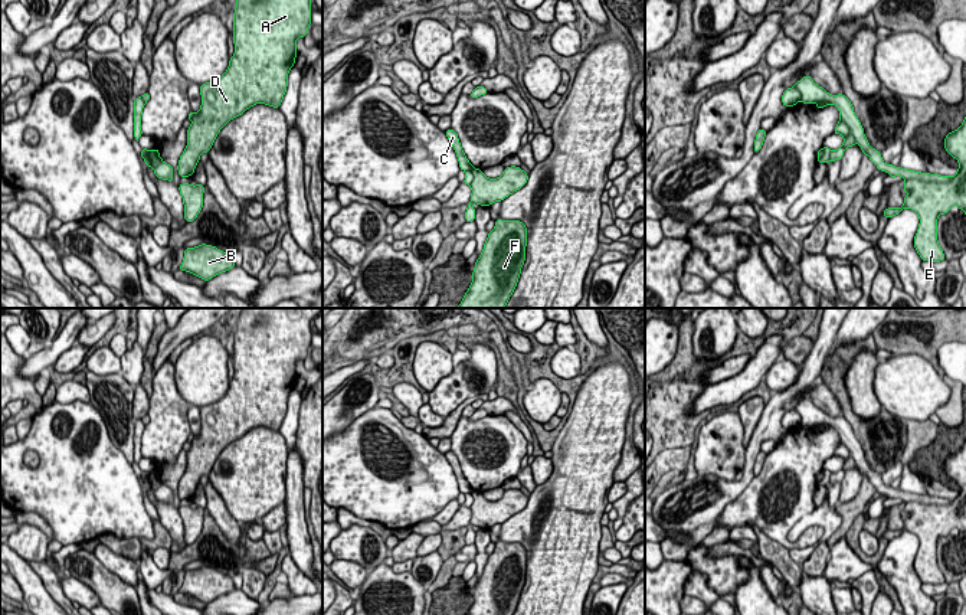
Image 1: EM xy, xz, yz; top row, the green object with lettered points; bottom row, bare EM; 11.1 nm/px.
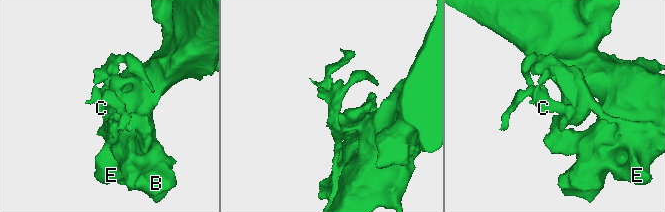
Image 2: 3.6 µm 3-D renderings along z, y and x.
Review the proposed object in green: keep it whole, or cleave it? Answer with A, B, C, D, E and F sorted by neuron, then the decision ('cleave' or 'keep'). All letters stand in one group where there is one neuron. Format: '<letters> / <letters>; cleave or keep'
A B D E F / C; cleave

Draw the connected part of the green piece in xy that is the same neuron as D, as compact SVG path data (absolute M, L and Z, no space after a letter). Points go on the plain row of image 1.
M242 308L233 336L235 376L226 395L200 408L200 434L187 451L187 468L179 482L179 498L190 500L203 475L209 475L220 452L256 426L279 431L288 409L288 396L297 380L297 362L311 347L311 321L322 308Z

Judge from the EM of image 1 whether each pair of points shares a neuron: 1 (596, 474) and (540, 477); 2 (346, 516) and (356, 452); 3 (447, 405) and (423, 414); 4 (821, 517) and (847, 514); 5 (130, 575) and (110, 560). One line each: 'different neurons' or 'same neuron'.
1: different neurons
2: different neurons
3: different neurons
4: different neurons
5: same neuron

